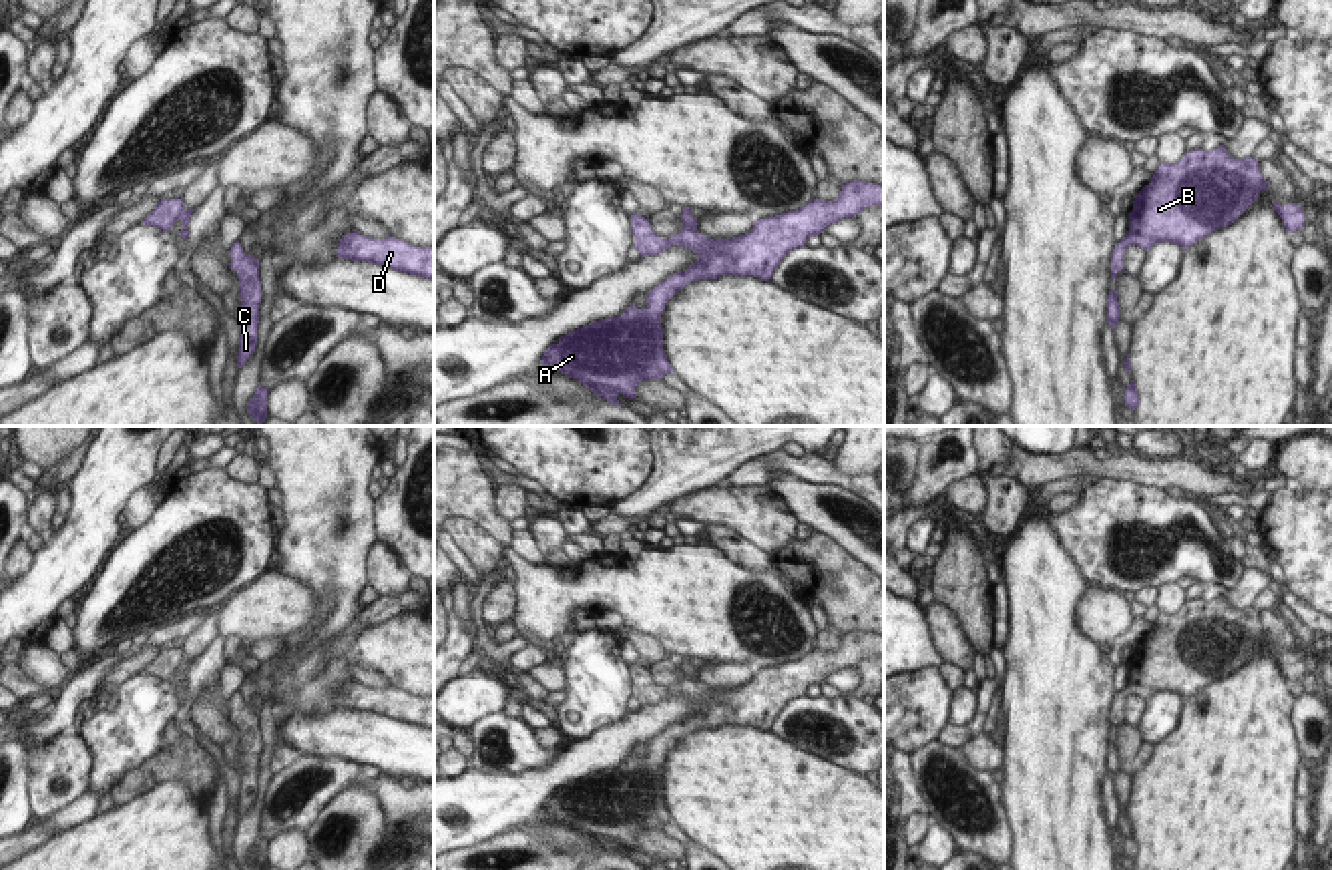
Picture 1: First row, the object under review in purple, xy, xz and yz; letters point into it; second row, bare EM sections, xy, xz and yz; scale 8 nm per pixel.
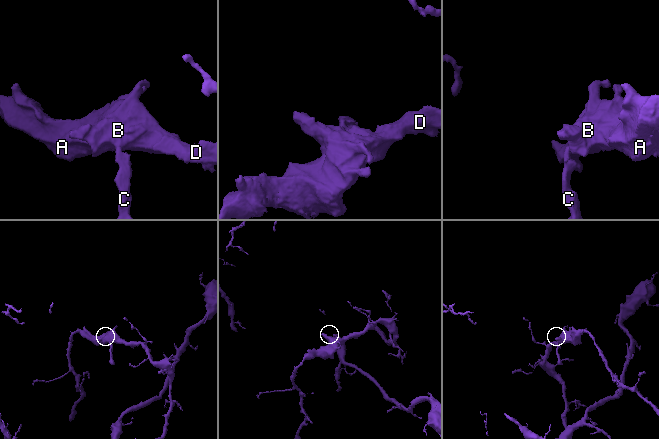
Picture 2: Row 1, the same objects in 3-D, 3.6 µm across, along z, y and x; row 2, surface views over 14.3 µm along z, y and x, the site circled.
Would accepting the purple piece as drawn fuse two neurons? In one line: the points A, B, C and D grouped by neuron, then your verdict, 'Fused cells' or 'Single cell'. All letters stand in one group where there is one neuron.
Groups: A B C D. Single cell

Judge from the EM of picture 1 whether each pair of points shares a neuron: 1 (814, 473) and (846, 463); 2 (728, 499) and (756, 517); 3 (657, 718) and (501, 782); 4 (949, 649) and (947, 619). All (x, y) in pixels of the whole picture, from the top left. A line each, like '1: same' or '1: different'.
1: different
2: same
3: same
4: same

